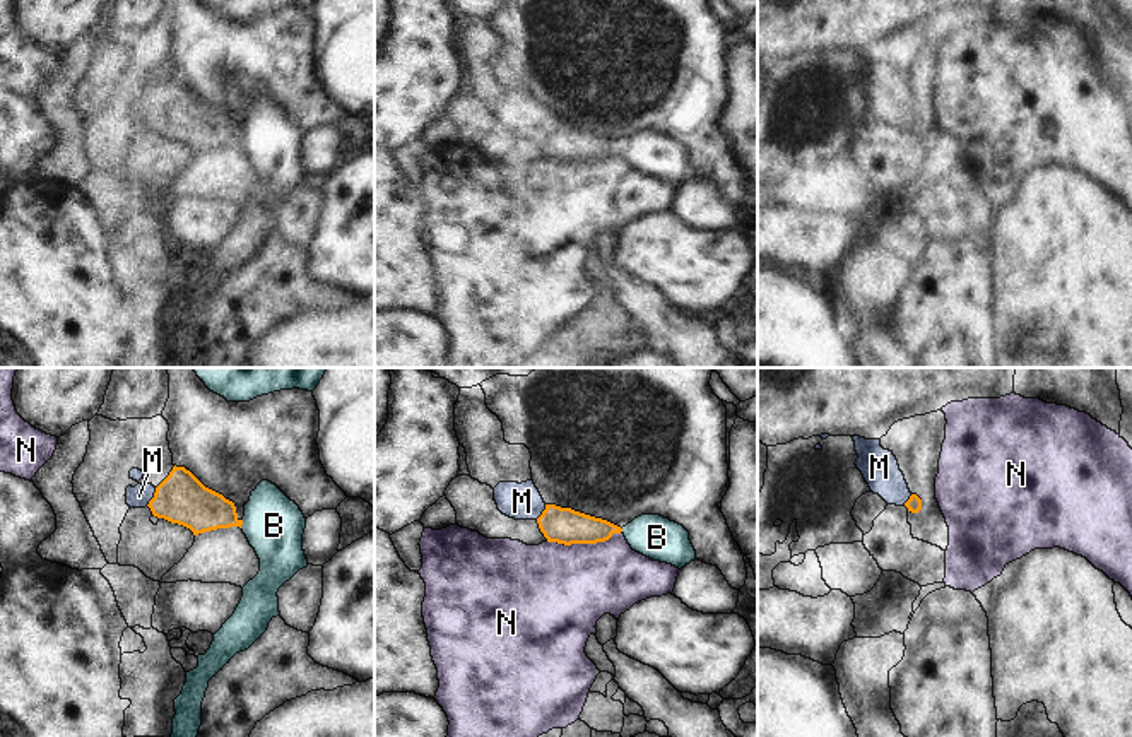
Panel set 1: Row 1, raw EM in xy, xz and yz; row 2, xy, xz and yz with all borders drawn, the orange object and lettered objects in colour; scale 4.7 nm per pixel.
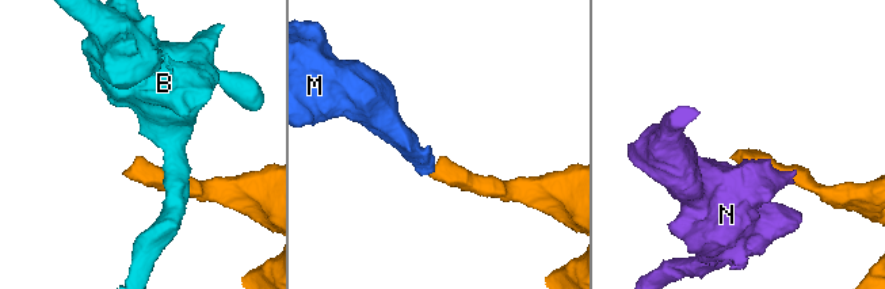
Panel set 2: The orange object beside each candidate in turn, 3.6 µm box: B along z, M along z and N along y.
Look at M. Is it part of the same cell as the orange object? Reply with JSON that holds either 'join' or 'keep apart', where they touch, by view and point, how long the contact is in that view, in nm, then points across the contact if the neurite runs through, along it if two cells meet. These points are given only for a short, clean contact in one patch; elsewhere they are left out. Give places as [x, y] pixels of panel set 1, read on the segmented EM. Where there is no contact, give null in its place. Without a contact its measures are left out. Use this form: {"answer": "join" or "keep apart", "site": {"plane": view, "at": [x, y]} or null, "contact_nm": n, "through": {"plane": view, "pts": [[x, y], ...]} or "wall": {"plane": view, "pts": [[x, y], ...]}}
{"answer": "join", "site": {"plane": "xy", "at": [154, 496]}, "contact_nm": 100, "through": {"plane": "xy", "pts": [[180, 498], [154, 496], [139, 496]]}}

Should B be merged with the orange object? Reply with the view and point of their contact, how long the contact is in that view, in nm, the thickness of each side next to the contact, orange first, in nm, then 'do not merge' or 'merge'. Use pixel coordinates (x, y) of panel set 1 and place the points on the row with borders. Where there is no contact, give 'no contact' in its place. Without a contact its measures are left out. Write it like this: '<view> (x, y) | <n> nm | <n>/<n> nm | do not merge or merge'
xy (241, 524) | 40 nm | 220/280 nm | do not merge

